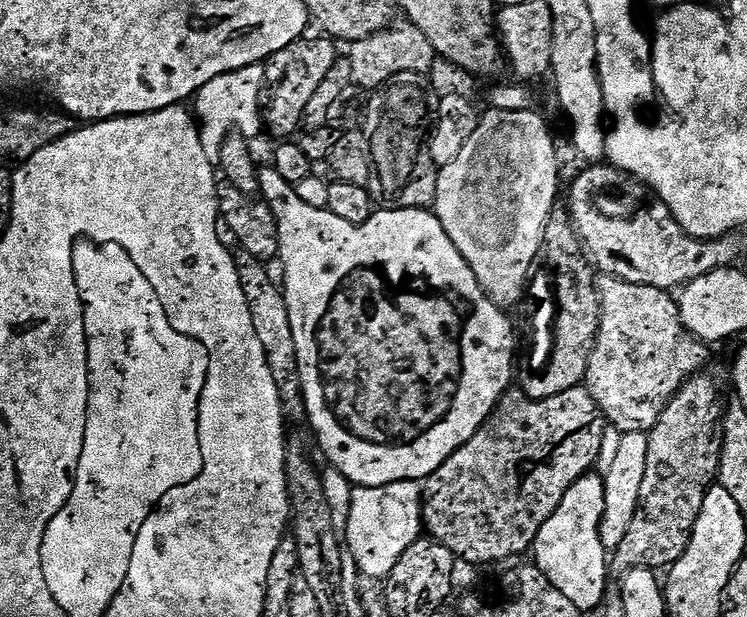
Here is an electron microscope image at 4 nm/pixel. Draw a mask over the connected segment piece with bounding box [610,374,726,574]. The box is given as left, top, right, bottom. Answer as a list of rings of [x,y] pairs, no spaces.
[[[708,374],[691,376],[662,410],[648,437],[640,509],[634,514],[634,522],[630,522],[626,538],[622,538],[622,546],[610,556],[613,573],[623,574],[635,568],[664,570],[682,558],[694,522],[698,522],[704,495],[718,480],[725,411],[726,400],[720,397],[719,386]]]

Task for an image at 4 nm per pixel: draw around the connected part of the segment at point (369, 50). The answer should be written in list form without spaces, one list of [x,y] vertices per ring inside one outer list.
[[[407,22],[393,23],[391,28],[370,34],[370,38],[353,40],[349,48],[352,49],[346,52],[346,58],[352,70],[352,83],[357,89],[375,90],[398,74],[428,74],[438,64],[434,46],[430,46],[430,38],[426,38],[418,26]]]

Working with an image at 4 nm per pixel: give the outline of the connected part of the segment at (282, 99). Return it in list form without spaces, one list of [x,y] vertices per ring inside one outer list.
[[[308,39],[295,40],[293,44],[286,46],[286,50],[275,52],[264,64],[262,124],[267,131],[269,128],[274,135],[280,136],[276,138],[292,138],[301,131],[306,106],[310,103],[310,98],[314,98],[314,90],[318,90],[322,78],[326,78],[330,66],[334,66],[338,58],[337,45],[331,39]]]

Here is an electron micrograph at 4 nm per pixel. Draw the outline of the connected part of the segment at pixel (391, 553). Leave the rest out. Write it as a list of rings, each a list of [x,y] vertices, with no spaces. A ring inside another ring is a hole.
[[[403,480],[402,482],[390,482],[386,486],[377,488],[353,487],[352,509],[348,512],[348,540],[346,536],[346,552],[358,567],[364,571],[365,577],[372,577],[383,581],[398,566],[398,558],[410,550],[410,546],[416,540],[421,539],[424,528],[424,502],[422,488],[417,481]]]

